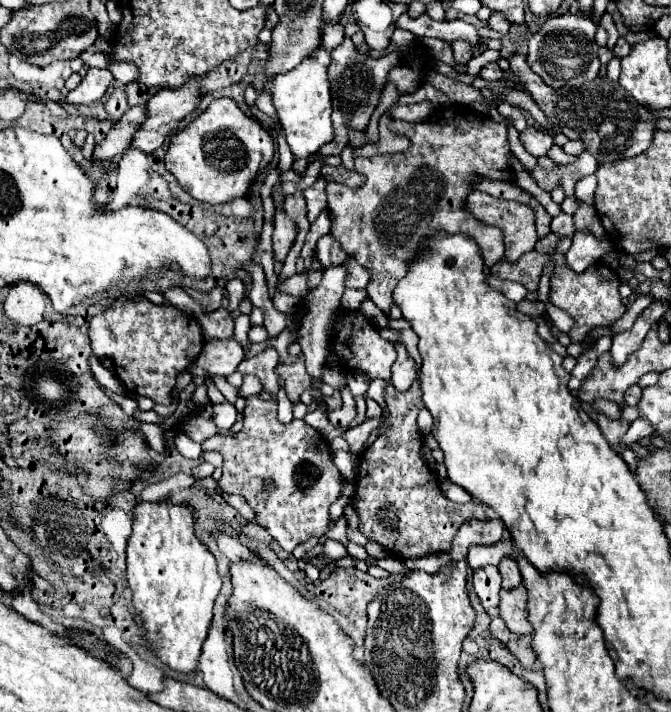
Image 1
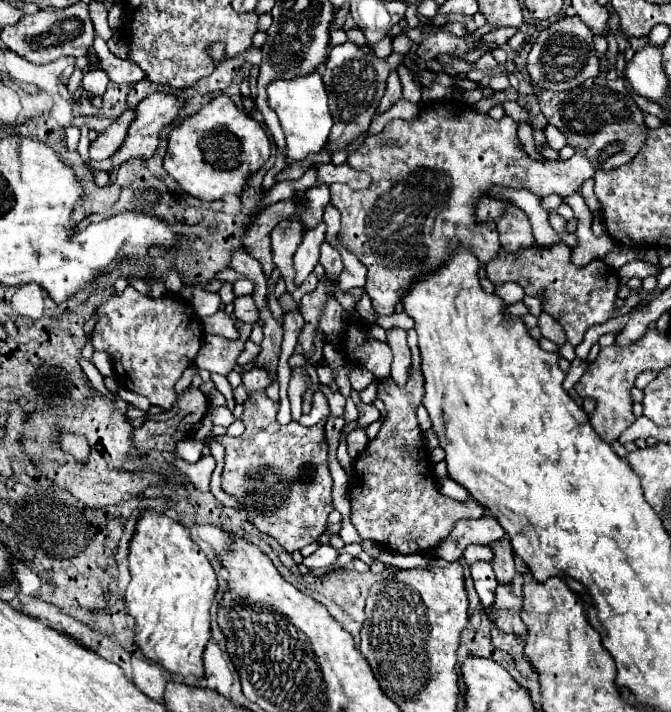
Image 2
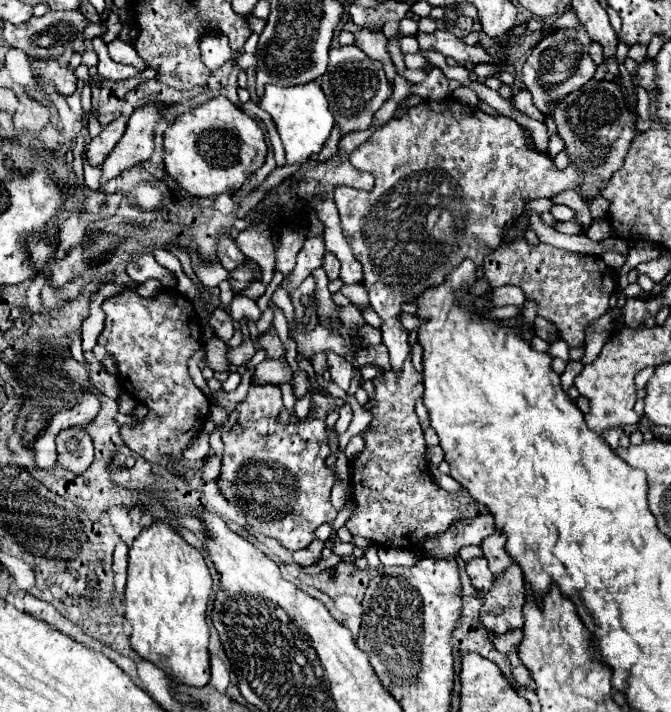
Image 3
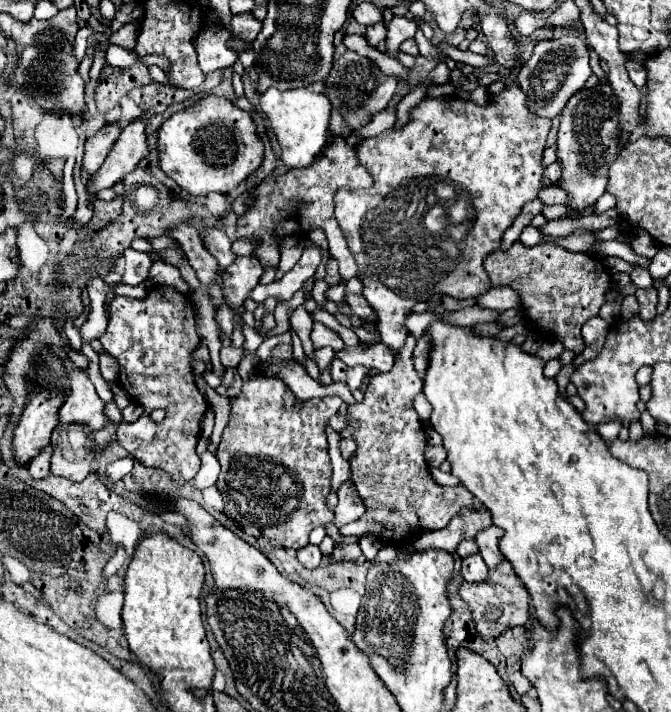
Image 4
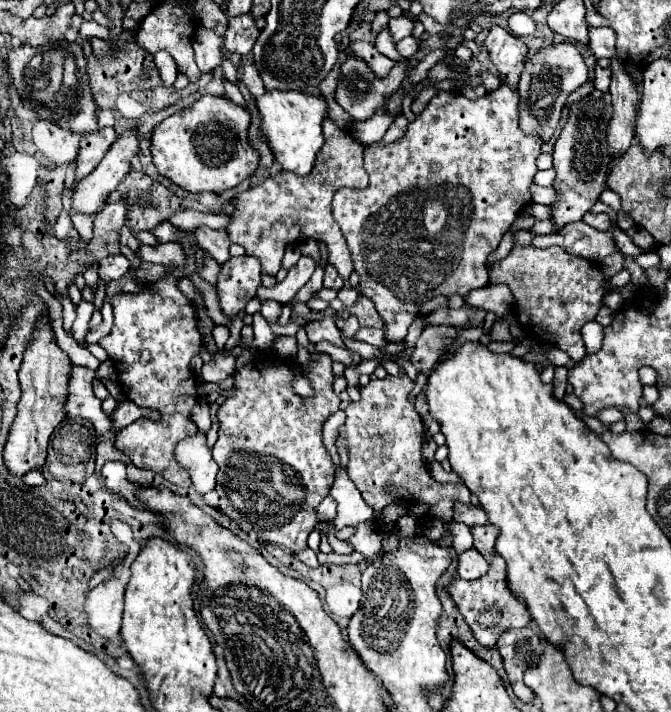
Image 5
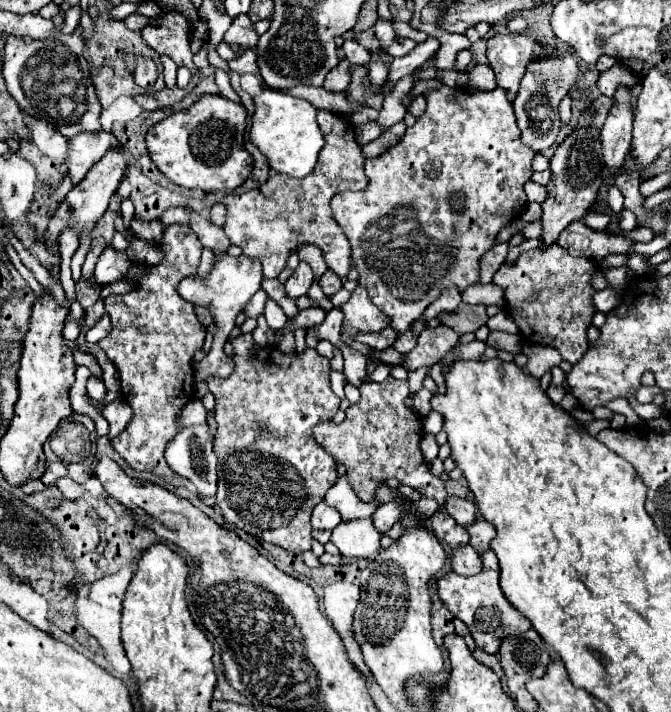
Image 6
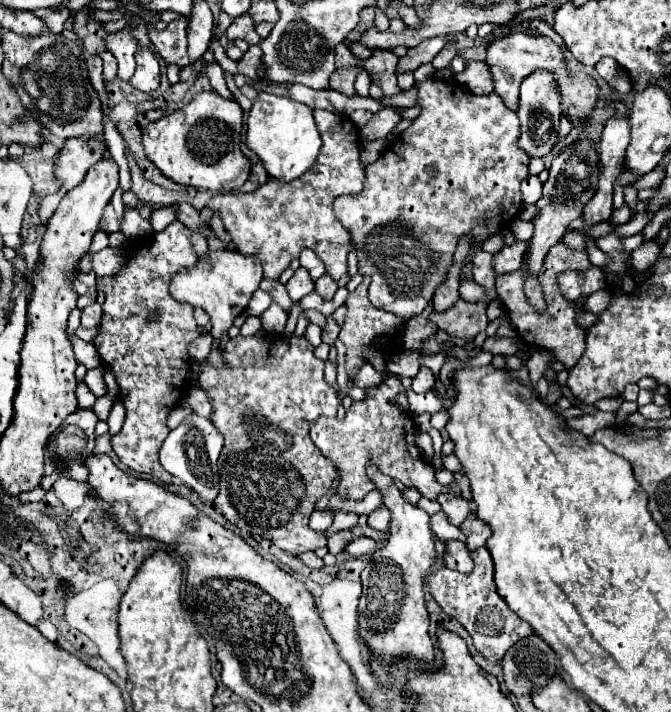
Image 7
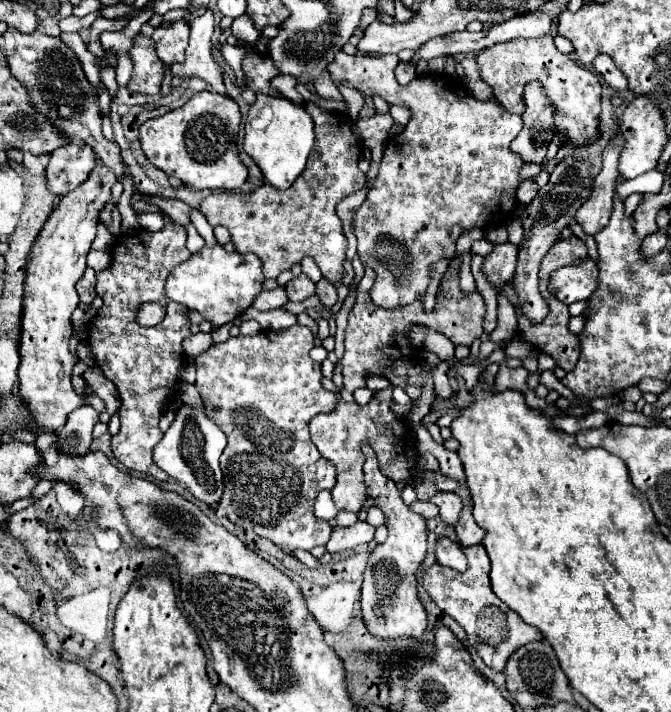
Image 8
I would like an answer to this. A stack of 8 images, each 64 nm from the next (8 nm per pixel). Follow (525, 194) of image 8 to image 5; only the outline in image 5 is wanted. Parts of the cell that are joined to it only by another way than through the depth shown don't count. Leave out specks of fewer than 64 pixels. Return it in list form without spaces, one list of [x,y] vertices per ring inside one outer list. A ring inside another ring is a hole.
[[[532,184],[532,202],[538,202],[538,204],[548,204],[548,200],[556,200],[556,190],[554,190],[552,186],[542,188],[542,186]]]

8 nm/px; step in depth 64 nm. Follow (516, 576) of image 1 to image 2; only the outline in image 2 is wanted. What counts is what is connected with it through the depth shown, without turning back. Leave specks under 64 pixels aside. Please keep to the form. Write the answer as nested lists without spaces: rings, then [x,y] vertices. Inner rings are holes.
[[[504,536],[504,540],[496,540],[496,544],[488,544],[488,546],[494,552],[494,558],[490,564],[496,572],[496,580],[502,584],[508,584],[516,574],[516,562],[514,562],[510,540]]]

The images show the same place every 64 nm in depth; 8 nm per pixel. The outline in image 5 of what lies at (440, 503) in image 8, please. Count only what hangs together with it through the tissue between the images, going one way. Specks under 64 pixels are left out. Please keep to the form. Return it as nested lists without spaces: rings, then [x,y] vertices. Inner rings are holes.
[[[462,502],[454,504],[454,520],[462,522],[466,526],[478,526],[478,524],[488,522],[488,518],[486,518],[486,514],[484,514],[484,510],[480,506],[462,504]]]

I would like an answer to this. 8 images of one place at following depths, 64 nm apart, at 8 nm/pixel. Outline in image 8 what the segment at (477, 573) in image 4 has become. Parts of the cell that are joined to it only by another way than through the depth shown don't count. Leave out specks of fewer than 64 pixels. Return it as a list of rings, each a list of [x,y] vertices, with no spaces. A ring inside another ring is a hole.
[[[438,538],[436,542],[436,560],[438,564],[442,566],[450,566],[458,572],[464,572],[466,570],[466,556],[462,552],[462,546],[458,542],[452,542],[448,538]]]

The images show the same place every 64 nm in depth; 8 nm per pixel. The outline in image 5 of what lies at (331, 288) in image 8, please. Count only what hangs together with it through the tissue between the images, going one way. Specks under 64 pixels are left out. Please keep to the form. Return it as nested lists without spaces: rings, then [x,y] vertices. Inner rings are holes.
[[[328,264],[324,270],[324,288],[332,288],[332,290],[340,290],[344,286],[344,280],[338,276],[338,272]]]

